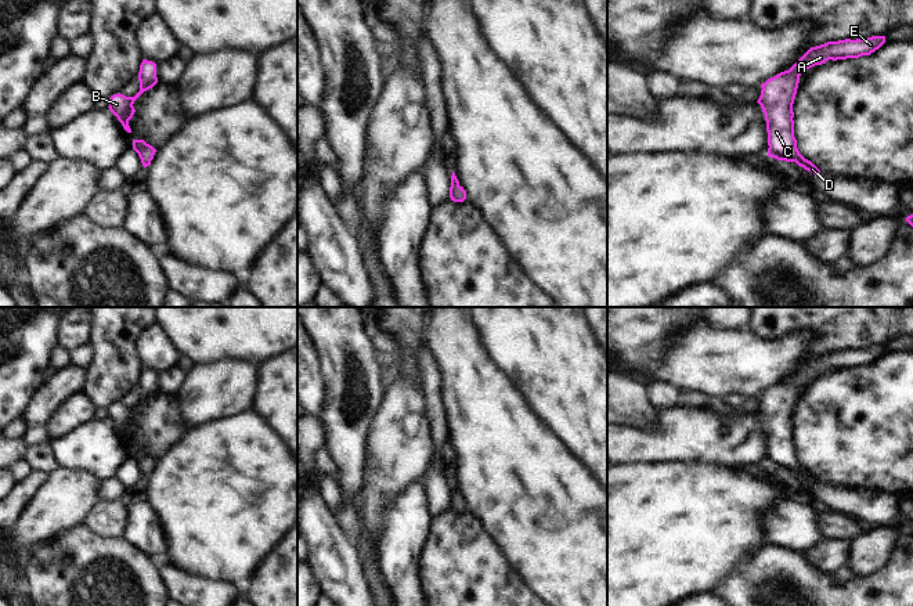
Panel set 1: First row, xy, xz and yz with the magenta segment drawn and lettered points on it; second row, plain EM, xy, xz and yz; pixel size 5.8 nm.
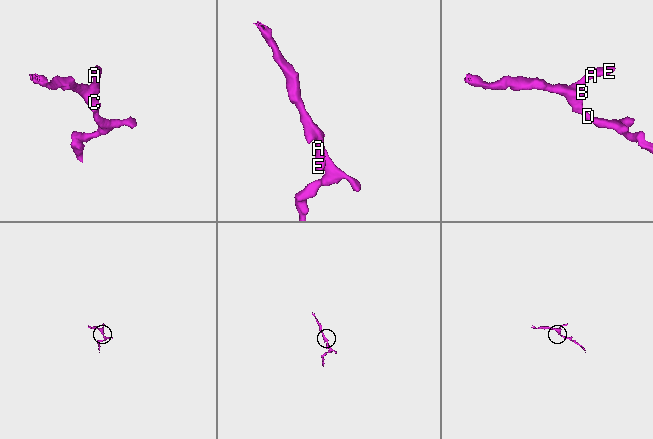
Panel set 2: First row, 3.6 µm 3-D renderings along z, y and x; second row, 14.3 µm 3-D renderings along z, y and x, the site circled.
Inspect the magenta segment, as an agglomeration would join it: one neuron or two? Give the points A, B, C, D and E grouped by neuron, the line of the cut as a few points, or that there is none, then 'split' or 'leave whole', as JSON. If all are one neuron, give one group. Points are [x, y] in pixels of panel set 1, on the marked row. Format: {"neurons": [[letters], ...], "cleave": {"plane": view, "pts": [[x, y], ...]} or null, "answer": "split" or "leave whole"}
{"neurons": [["A", "B", "C", "D", "E"]], "cleave": null, "answer": "leave whole"}

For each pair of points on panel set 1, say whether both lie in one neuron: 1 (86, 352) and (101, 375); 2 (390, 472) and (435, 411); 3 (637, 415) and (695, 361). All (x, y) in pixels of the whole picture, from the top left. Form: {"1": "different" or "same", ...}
{"1": "different", "2": "different", "3": "different"}

